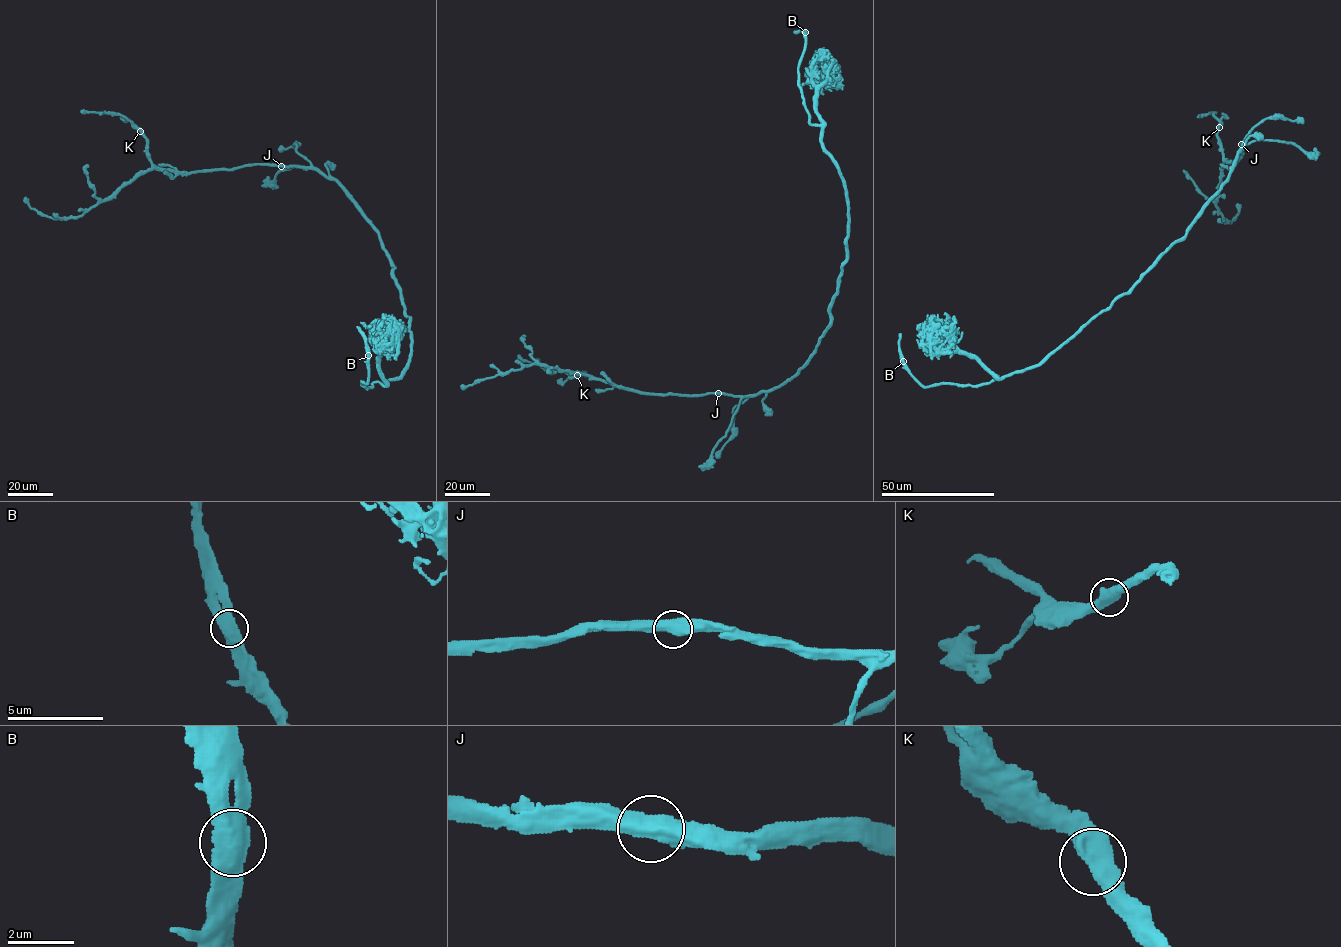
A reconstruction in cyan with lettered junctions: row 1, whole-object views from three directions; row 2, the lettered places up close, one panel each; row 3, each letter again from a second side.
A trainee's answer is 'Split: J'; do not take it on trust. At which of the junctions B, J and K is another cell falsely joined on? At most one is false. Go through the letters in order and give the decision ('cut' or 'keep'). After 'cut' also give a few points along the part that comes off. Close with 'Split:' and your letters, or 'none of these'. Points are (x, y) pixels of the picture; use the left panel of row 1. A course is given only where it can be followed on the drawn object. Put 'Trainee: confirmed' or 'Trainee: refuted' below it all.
B: keep
J: keep
K: keep
Split: none of these
Trainee: refuted

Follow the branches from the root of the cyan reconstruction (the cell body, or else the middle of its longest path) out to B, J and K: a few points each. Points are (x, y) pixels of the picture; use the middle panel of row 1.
B: (817, 346), (830, 325), (846, 258), (848, 204), (798, 84), (805, 32)
J: (817, 346), (793, 377), (771, 389), (748, 396), (718, 393)
K: (817, 346), (793, 377), (771, 389), (748, 396), (644, 393), (594, 379), (583, 372), (577, 375)

